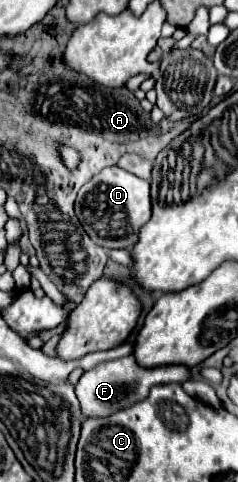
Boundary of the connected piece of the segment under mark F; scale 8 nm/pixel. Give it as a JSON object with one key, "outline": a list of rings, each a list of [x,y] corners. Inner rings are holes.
{"outline":[[[129,355],[129,357],[99,363],[93,369],[85,371],[83,377],[77,381],[77,397],[85,417],[101,417],[101,415],[105,417],[145,399],[153,385],[183,383],[187,379],[189,379],[189,371],[183,365],[161,365],[161,367],[145,369],[135,361],[133,355]]]}

